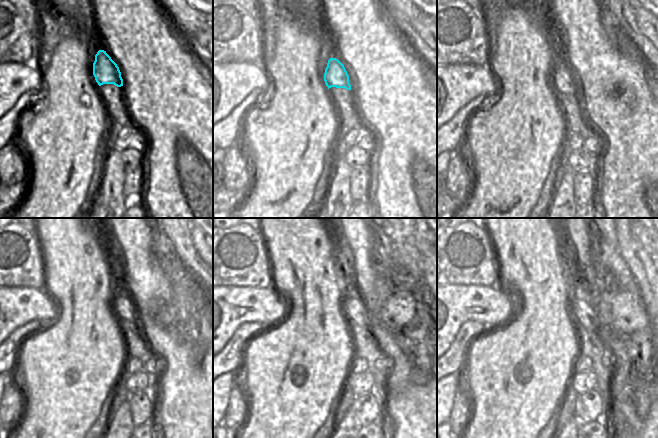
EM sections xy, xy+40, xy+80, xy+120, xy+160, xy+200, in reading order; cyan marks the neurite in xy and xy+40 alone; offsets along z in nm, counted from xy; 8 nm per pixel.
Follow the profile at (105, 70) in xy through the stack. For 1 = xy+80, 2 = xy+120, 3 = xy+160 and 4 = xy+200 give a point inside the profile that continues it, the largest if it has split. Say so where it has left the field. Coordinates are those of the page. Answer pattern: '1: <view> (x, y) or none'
1: xy+80 (566, 81)
2: xy+120 (126, 307)
3: xy+160 (358, 311)
4: xy+200 (585, 314)

